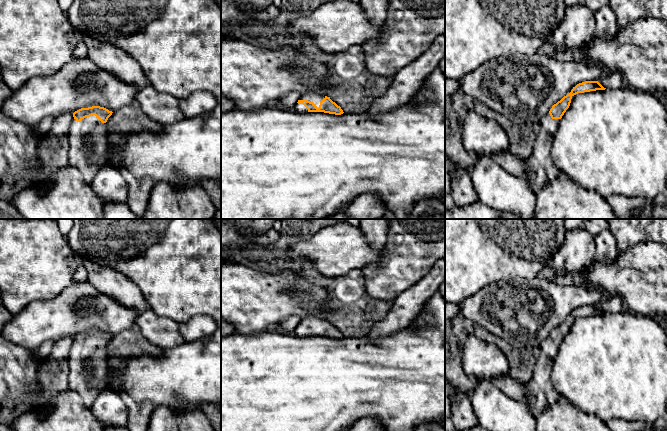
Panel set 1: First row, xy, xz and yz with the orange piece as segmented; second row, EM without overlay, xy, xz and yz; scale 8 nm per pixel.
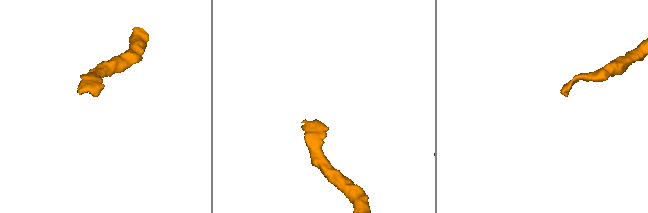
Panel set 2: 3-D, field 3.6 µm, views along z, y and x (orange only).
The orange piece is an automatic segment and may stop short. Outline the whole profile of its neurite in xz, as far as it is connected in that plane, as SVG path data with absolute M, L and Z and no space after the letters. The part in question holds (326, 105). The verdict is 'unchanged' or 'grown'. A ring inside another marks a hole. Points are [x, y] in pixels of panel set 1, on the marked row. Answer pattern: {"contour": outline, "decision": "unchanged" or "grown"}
{"contour": "M317 93L302 94L298 102L294 105L295 112L324 112L329 114L341 115L343 110L330 97Z", "decision": "grown"}

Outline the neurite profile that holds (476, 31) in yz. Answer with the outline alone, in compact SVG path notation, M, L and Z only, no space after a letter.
M445 0L445 77L461 80L462 77L491 59L509 57L515 54L532 55L552 37L565 15L567 6L564 0Z

